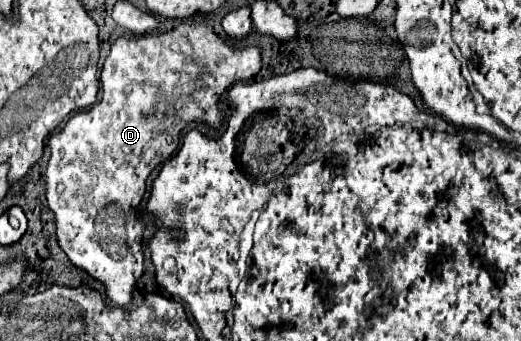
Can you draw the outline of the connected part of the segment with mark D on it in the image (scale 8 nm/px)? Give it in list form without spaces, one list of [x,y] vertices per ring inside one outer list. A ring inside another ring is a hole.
[[[183,22],[169,32],[153,30],[139,38],[128,38],[125,30],[125,36],[121,37],[115,44],[113,40],[107,44],[105,40],[101,42],[98,35],[99,51],[106,48],[111,50],[107,60],[104,60],[105,64],[103,62],[103,68],[99,67],[98,61],[98,71],[101,71],[101,81],[98,73],[99,91],[102,90],[103,98],[99,104],[93,104],[91,108],[71,116],[63,130],[49,138],[51,156],[45,172],[45,194],[49,208],[55,212],[59,246],[75,266],[83,268],[89,272],[89,276],[105,284],[107,296],[115,304],[125,306],[131,300],[137,278],[145,270],[141,252],[143,222],[139,216],[135,216],[135,210],[143,200],[147,176],[157,164],[177,150],[181,130],[186,124],[207,122],[211,126],[219,126],[221,112],[217,110],[217,102],[221,94],[235,82],[253,78],[261,70],[261,54],[257,48],[233,48],[233,44],[221,40],[211,28],[195,22]]]

